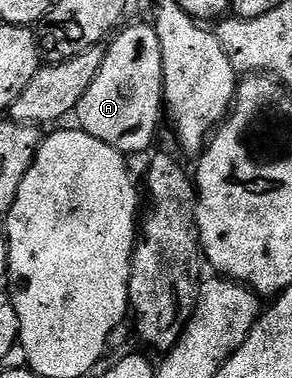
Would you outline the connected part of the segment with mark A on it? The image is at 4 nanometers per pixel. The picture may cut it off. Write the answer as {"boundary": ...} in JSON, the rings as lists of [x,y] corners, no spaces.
{"boundary":[[[149,22],[123,26],[109,40],[104,65],[100,65],[96,81],[88,85],[88,93],[80,97],[76,118],[81,130],[124,156],[133,157],[153,145],[158,122],[164,119],[164,100],[160,37]]]}

